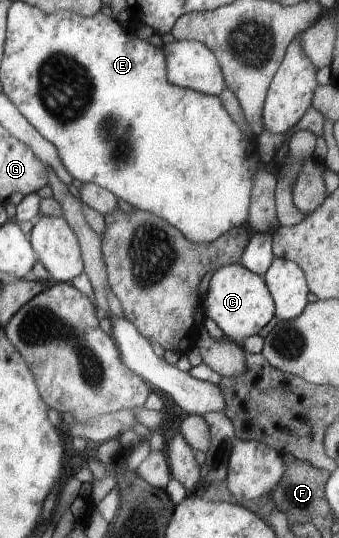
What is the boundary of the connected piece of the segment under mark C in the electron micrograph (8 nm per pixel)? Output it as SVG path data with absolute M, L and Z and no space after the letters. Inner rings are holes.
M240 263L225 266L213 274L204 306L207 316L218 324L226 338L241 344L249 336L259 335L259 330L276 316L274 298L271 298L272 295L265 281L260 274Z

